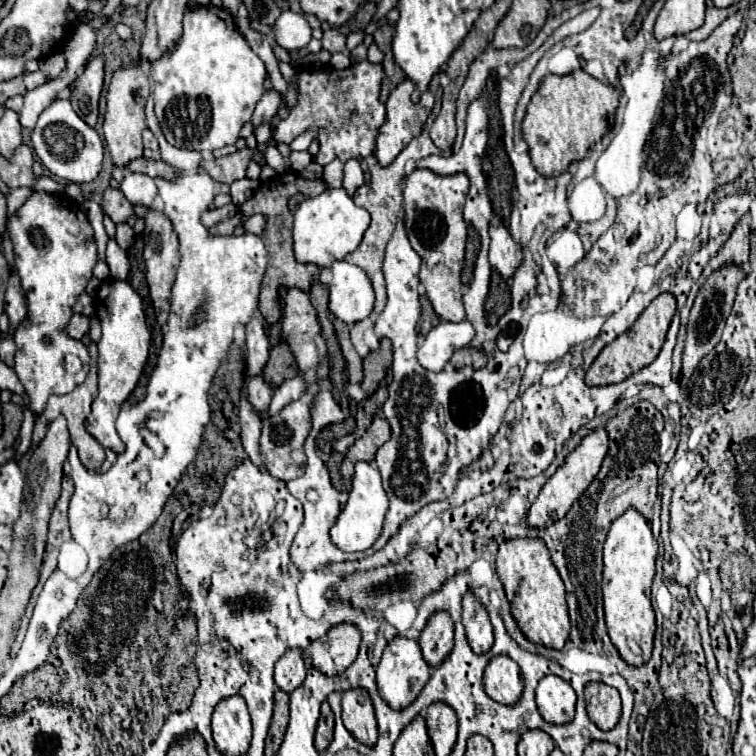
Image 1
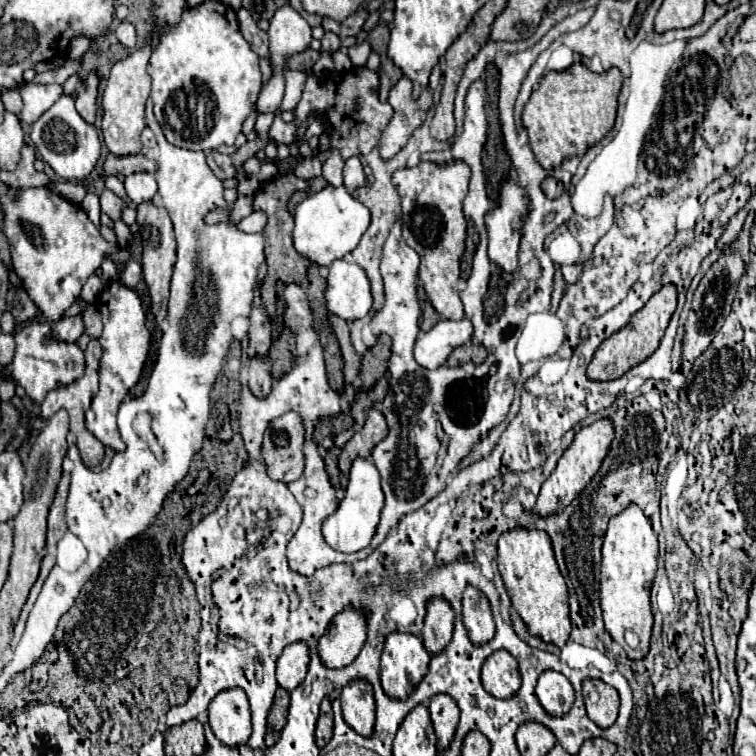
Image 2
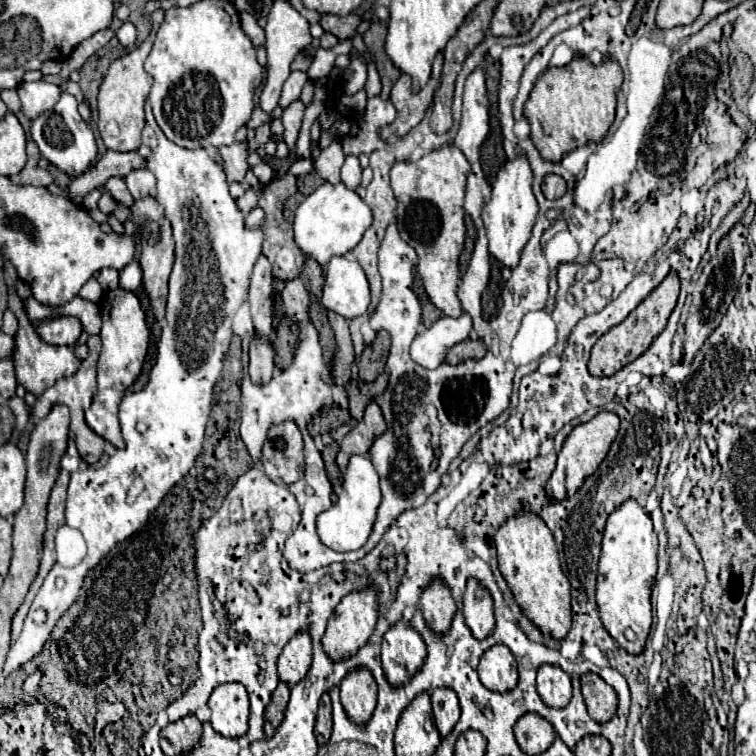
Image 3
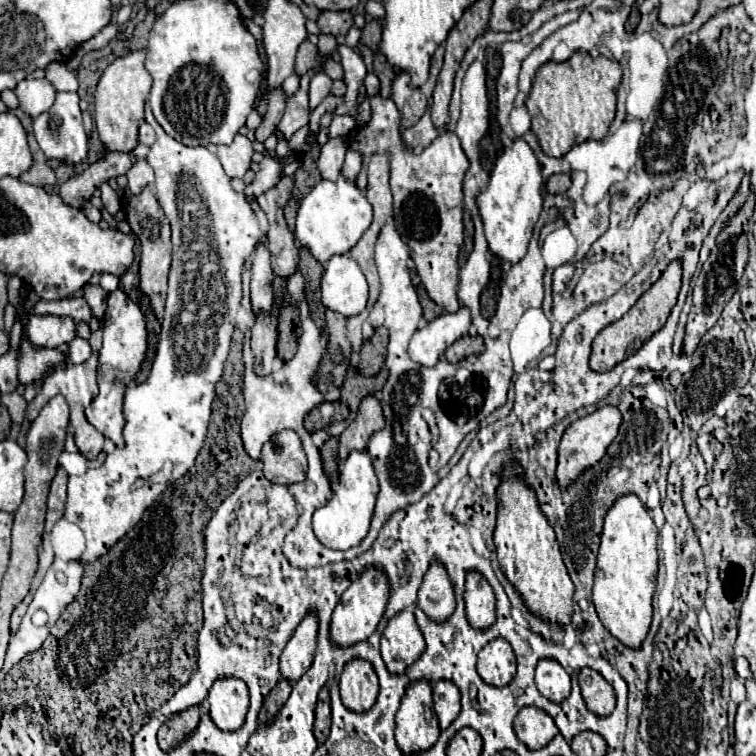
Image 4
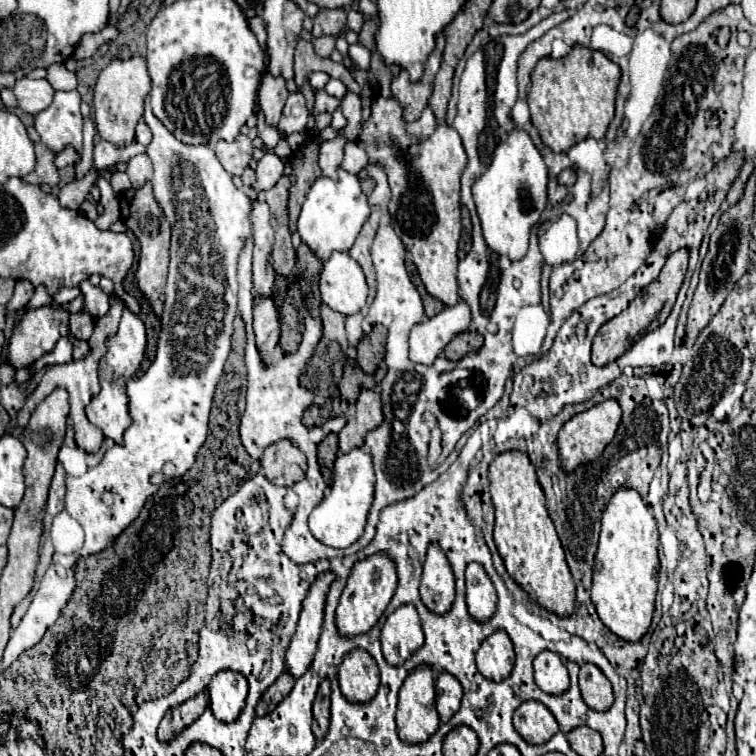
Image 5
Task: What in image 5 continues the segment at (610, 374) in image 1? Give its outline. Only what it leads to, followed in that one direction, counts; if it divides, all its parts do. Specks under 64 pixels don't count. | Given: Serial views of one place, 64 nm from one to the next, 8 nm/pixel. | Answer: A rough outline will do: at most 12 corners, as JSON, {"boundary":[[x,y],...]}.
{"boundary":[[688,250],[606,322],[592,342],[592,364],[618,360],[668,318],[682,286]]}

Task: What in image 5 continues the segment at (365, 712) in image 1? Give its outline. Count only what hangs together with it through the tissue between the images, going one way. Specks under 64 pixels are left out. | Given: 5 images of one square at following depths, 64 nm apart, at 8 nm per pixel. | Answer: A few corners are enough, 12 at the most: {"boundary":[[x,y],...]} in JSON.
{"boundary":[[346,654],[338,668],[340,690],[352,704],[370,702],[380,684],[374,658]]}

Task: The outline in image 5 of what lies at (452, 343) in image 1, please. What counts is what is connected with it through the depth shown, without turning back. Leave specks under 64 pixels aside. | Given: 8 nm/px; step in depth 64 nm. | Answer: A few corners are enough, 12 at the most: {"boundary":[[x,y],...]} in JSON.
{"boundary":[[466,302],[444,308],[410,332],[410,360],[432,364],[470,328]]}

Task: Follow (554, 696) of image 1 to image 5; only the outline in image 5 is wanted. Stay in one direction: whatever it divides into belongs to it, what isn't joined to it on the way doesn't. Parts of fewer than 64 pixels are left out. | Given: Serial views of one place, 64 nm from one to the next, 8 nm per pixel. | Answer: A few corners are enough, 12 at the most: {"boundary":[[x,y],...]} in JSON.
{"boundary":[[540,652],[534,680],[546,694],[560,696],[570,678],[556,652]]}

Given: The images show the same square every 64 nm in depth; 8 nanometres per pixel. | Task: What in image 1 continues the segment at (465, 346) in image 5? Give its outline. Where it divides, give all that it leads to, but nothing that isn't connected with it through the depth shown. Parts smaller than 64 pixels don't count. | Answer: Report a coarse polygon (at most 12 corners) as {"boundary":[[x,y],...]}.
{"boundary":[[470,348],[458,350],[450,364],[474,370],[486,366],[486,354]]}

